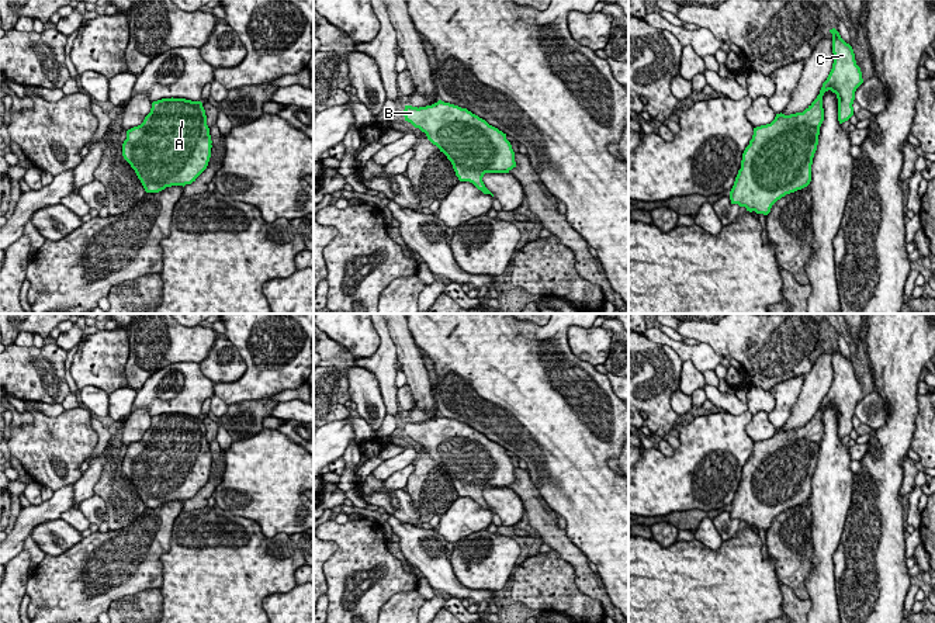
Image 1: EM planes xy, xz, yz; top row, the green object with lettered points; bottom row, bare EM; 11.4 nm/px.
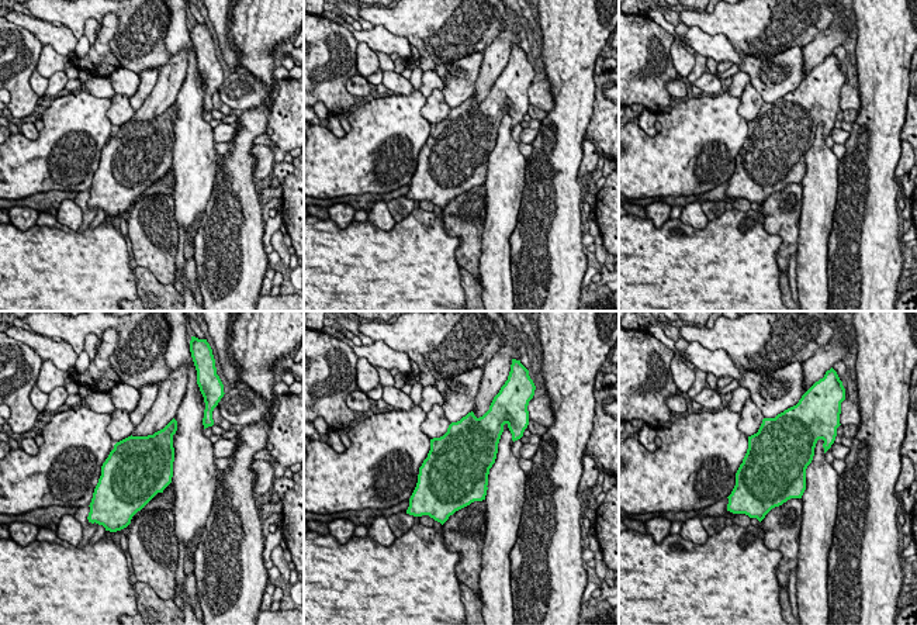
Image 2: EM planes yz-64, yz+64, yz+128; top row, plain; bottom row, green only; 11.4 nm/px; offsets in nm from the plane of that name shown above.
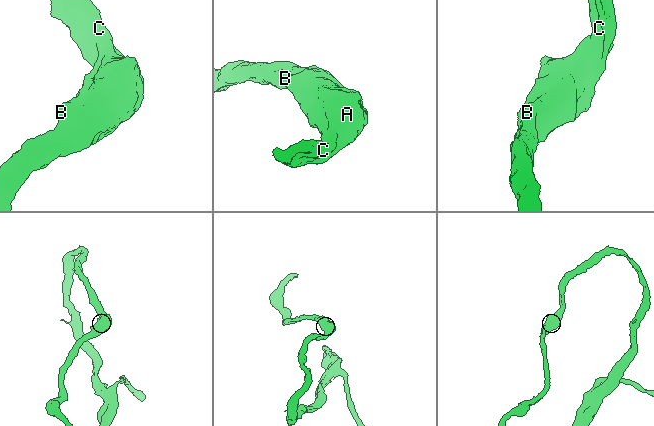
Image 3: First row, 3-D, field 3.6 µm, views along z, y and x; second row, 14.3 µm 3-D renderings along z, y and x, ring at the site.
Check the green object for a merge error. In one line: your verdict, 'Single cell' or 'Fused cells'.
Single cell

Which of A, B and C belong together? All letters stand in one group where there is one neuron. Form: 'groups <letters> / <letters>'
groups A B C

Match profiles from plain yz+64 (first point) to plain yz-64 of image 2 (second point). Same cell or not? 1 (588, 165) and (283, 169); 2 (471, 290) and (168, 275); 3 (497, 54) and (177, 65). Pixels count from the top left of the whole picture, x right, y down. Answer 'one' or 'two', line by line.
1: two
2: two
3: one

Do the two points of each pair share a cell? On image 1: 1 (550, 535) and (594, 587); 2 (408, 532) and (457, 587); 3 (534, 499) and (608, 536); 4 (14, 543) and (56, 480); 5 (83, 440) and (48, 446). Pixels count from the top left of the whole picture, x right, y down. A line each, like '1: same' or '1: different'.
1: same
2: same
3: different
4: different
5: same

